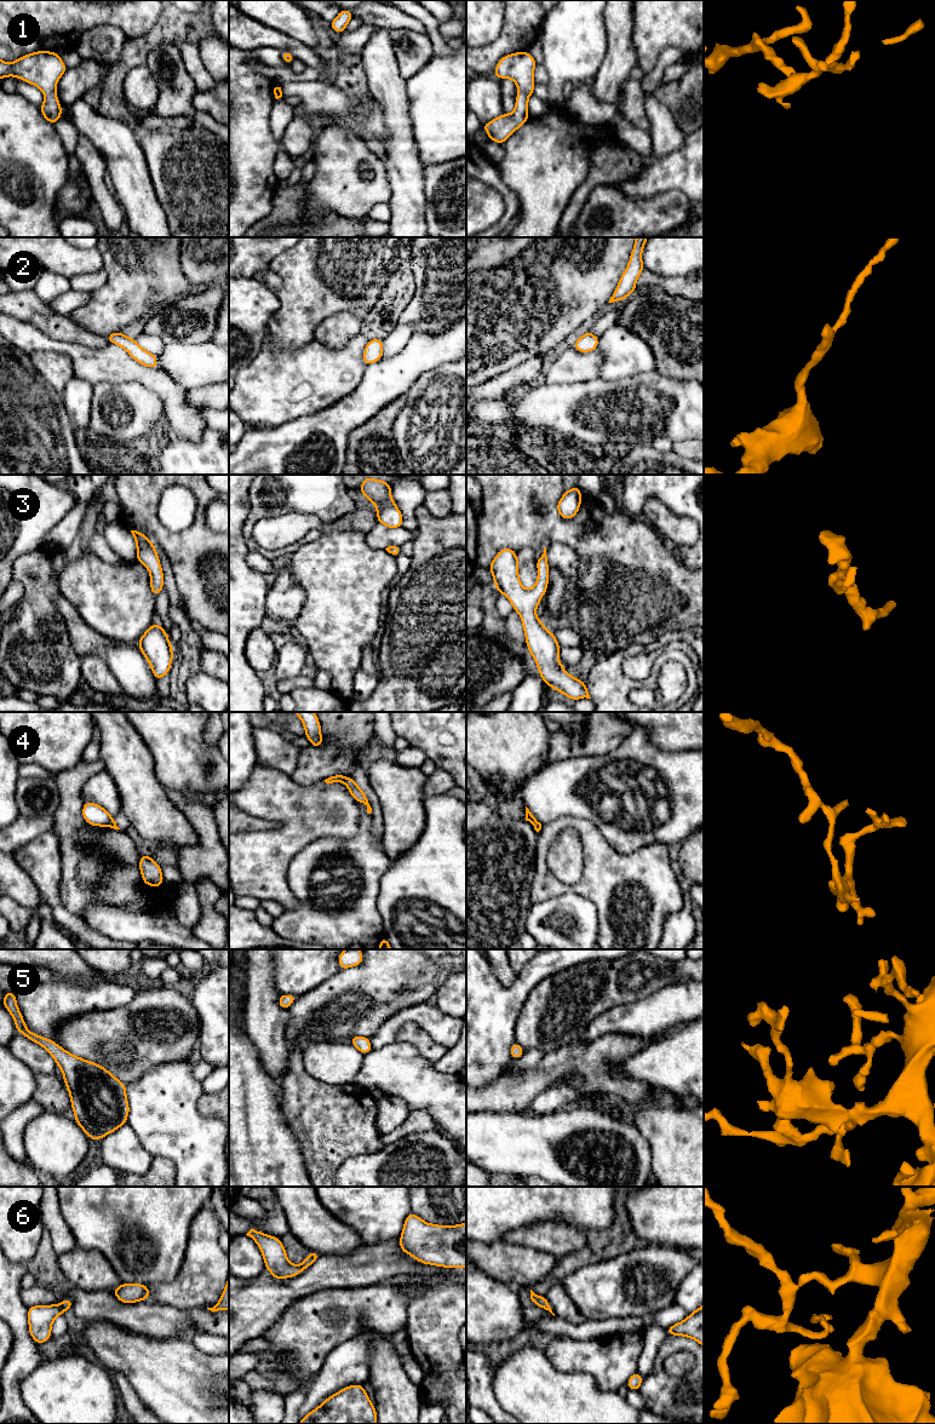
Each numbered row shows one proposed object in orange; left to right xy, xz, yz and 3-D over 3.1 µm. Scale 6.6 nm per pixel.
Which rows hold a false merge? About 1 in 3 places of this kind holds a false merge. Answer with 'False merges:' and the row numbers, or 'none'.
False merges: 4

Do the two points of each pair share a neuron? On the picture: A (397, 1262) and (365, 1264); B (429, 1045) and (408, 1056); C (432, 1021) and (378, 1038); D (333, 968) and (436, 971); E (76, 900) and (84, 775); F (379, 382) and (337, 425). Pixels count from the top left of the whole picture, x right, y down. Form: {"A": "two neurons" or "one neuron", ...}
{"A": "one neuron", "B": "two neurons", "C": "one neuron", "D": "two neurons", "E": "one neuron", "F": "one neuron"}

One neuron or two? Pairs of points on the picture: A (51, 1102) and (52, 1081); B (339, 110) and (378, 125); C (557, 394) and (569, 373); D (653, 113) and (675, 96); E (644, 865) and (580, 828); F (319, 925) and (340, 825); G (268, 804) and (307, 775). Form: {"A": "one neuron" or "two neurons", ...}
{"A": "one neuron", "B": "one neuron", "C": "two neurons", "D": "two neurons", "E": "one neuron", "F": "two neurons", "G": "two neurons"}

